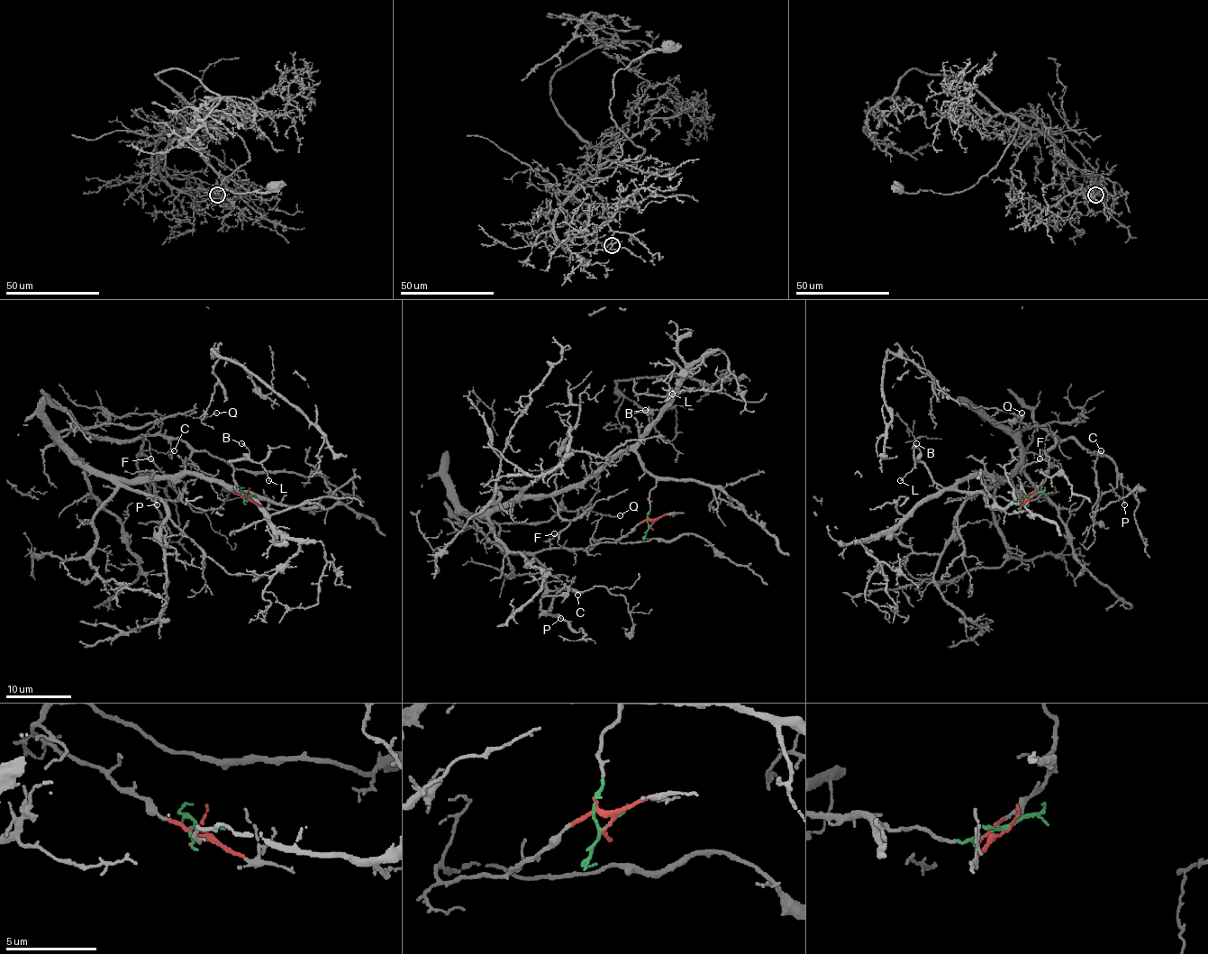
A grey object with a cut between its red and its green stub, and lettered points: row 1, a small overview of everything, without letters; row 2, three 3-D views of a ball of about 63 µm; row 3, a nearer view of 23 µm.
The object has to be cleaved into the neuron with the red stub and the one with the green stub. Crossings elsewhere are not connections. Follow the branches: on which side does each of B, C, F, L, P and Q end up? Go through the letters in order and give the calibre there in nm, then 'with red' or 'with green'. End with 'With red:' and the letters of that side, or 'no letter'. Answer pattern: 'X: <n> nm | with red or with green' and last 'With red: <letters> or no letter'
B: 120 nm | with green
C: 120 nm | with red
F: 90 nm | with red
L: 100 nm | with green
P: 100 nm | with red
Q: 90 nm | with green
With red: C, F, P

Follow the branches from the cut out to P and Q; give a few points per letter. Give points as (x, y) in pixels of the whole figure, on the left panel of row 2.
P: (247, 496), (196, 470), (185, 442), (139, 435), (131, 440), (142, 440), (137, 462), (153, 478), (157, 504)
Q: (247, 496), (191, 473), (104, 476), (59, 437), (216, 413)

